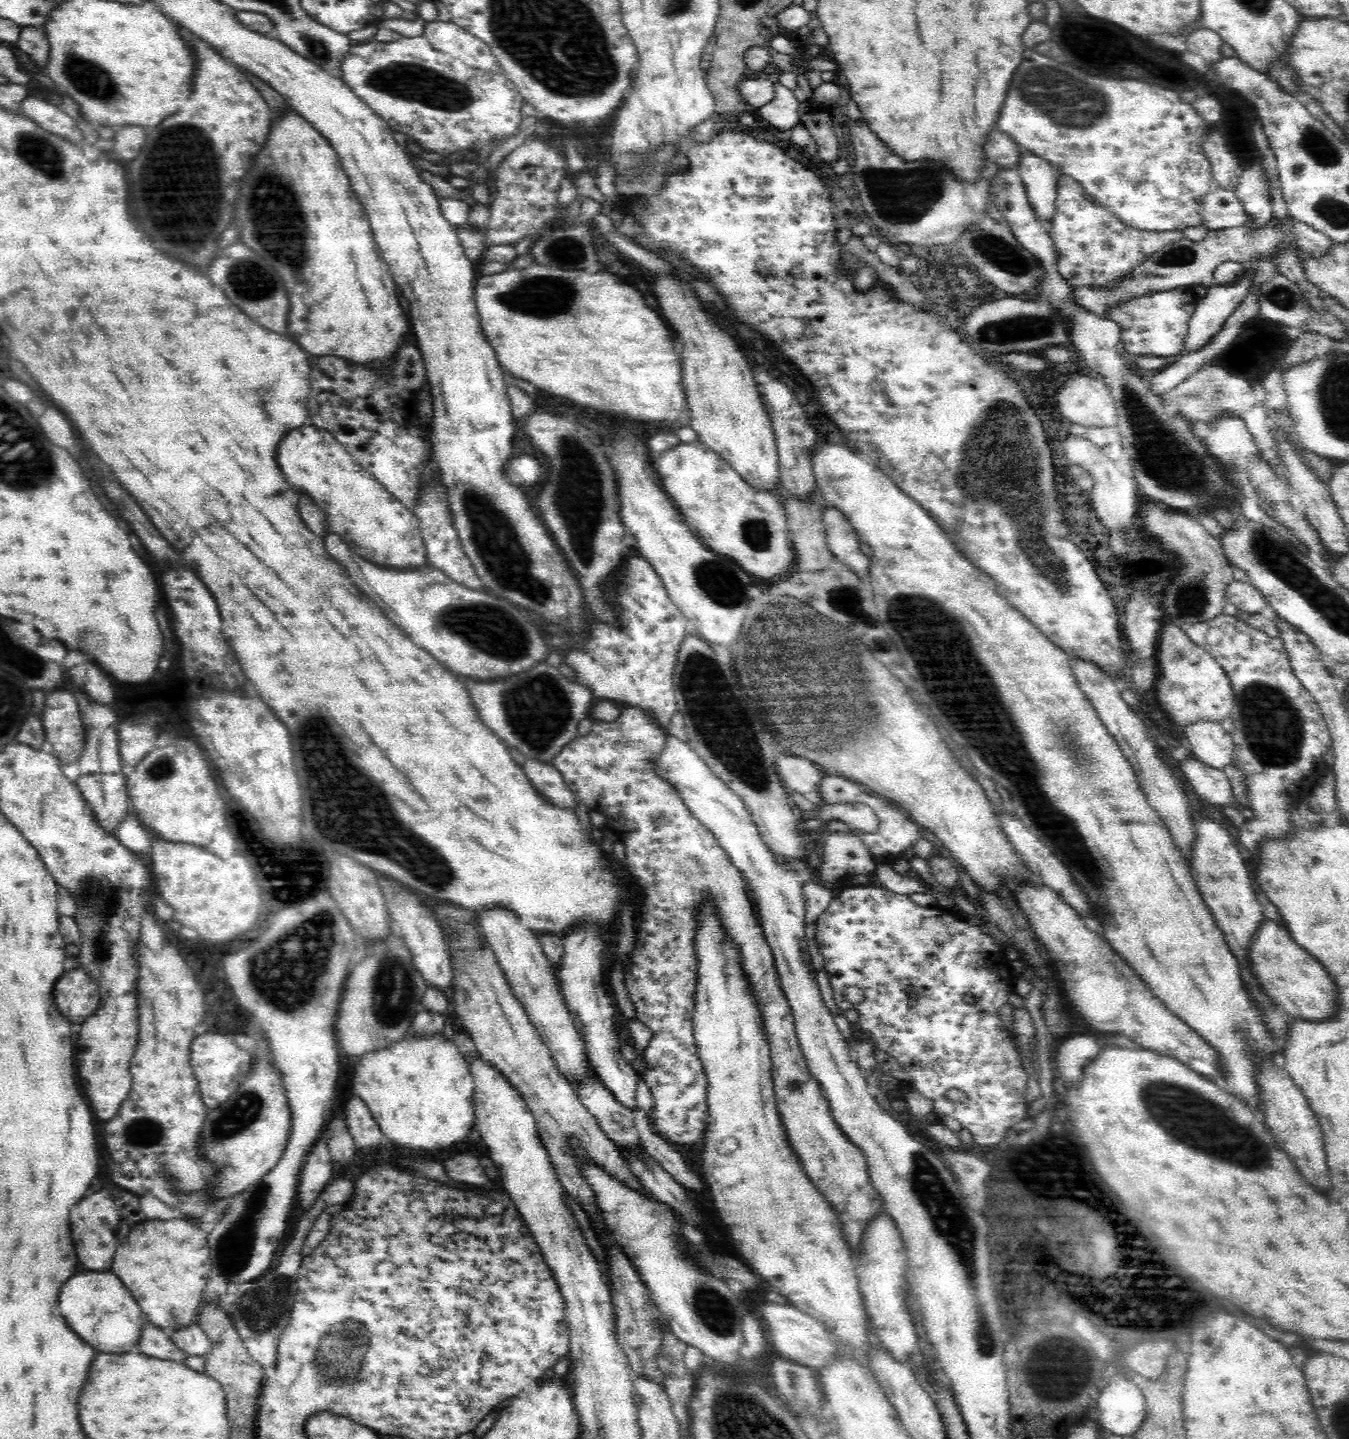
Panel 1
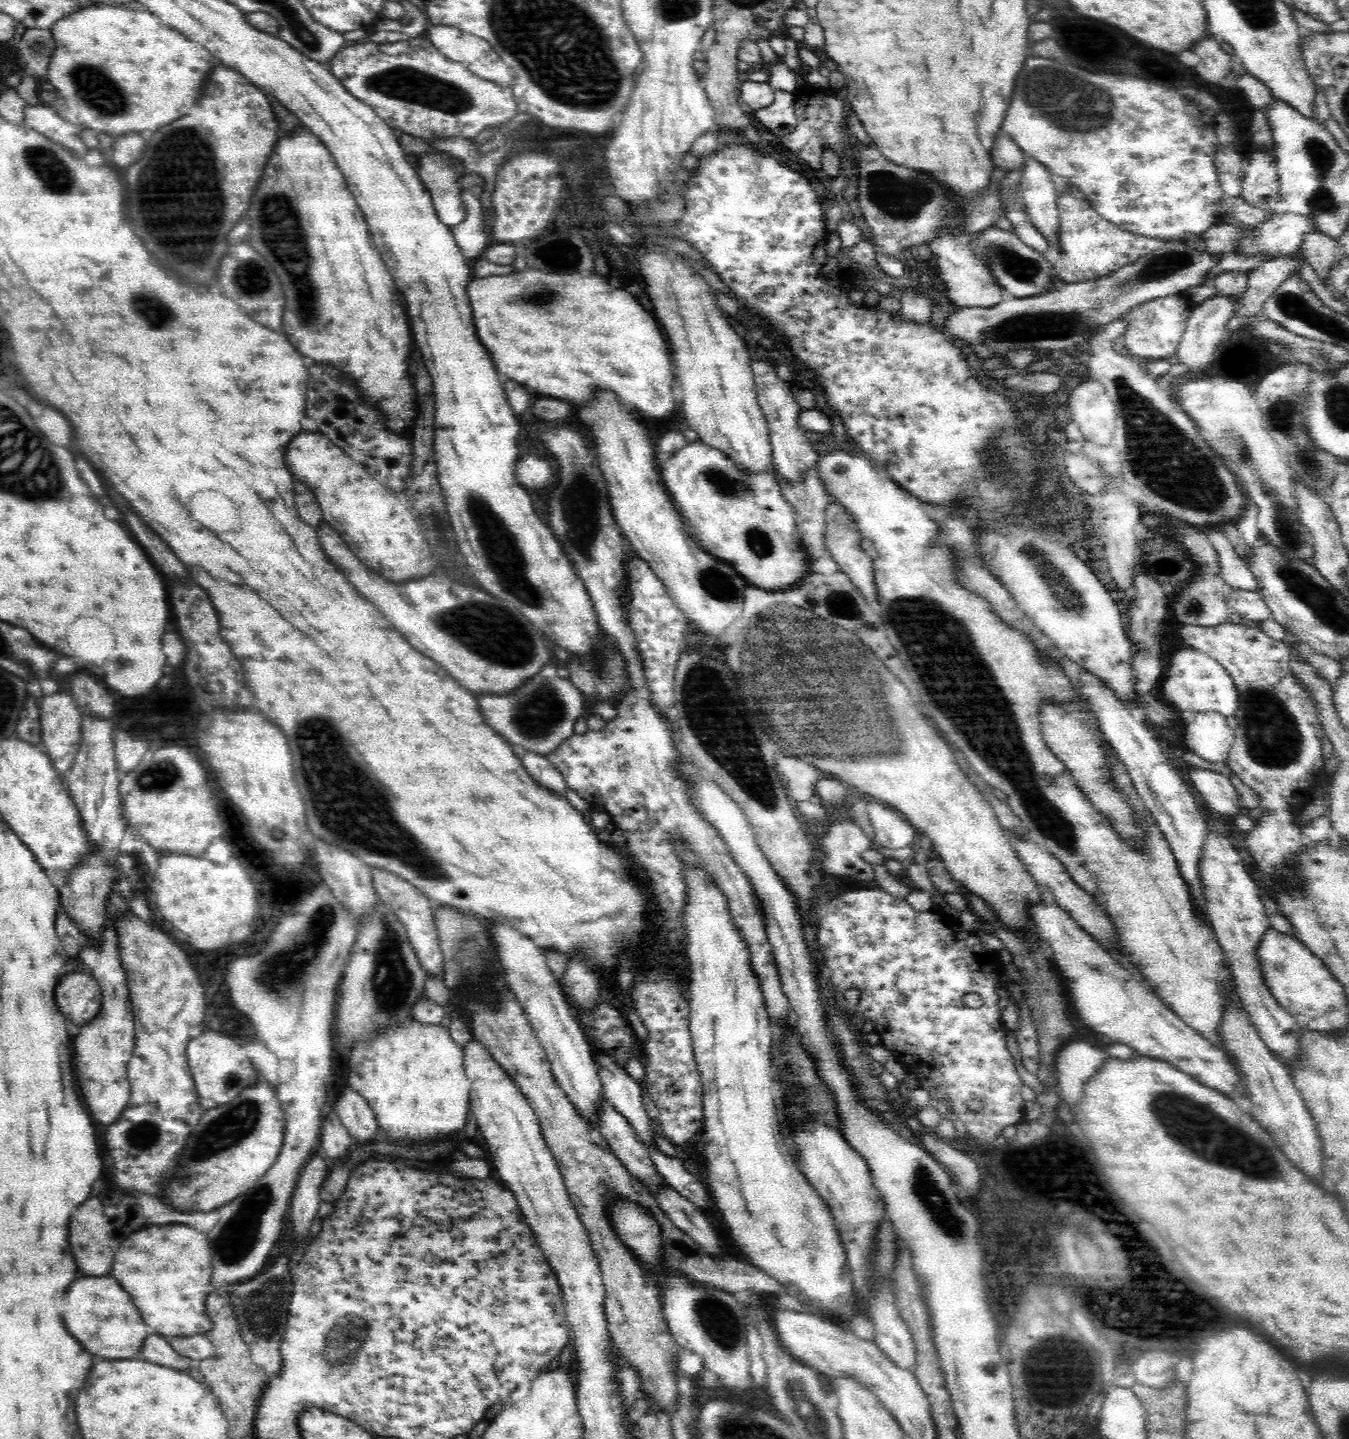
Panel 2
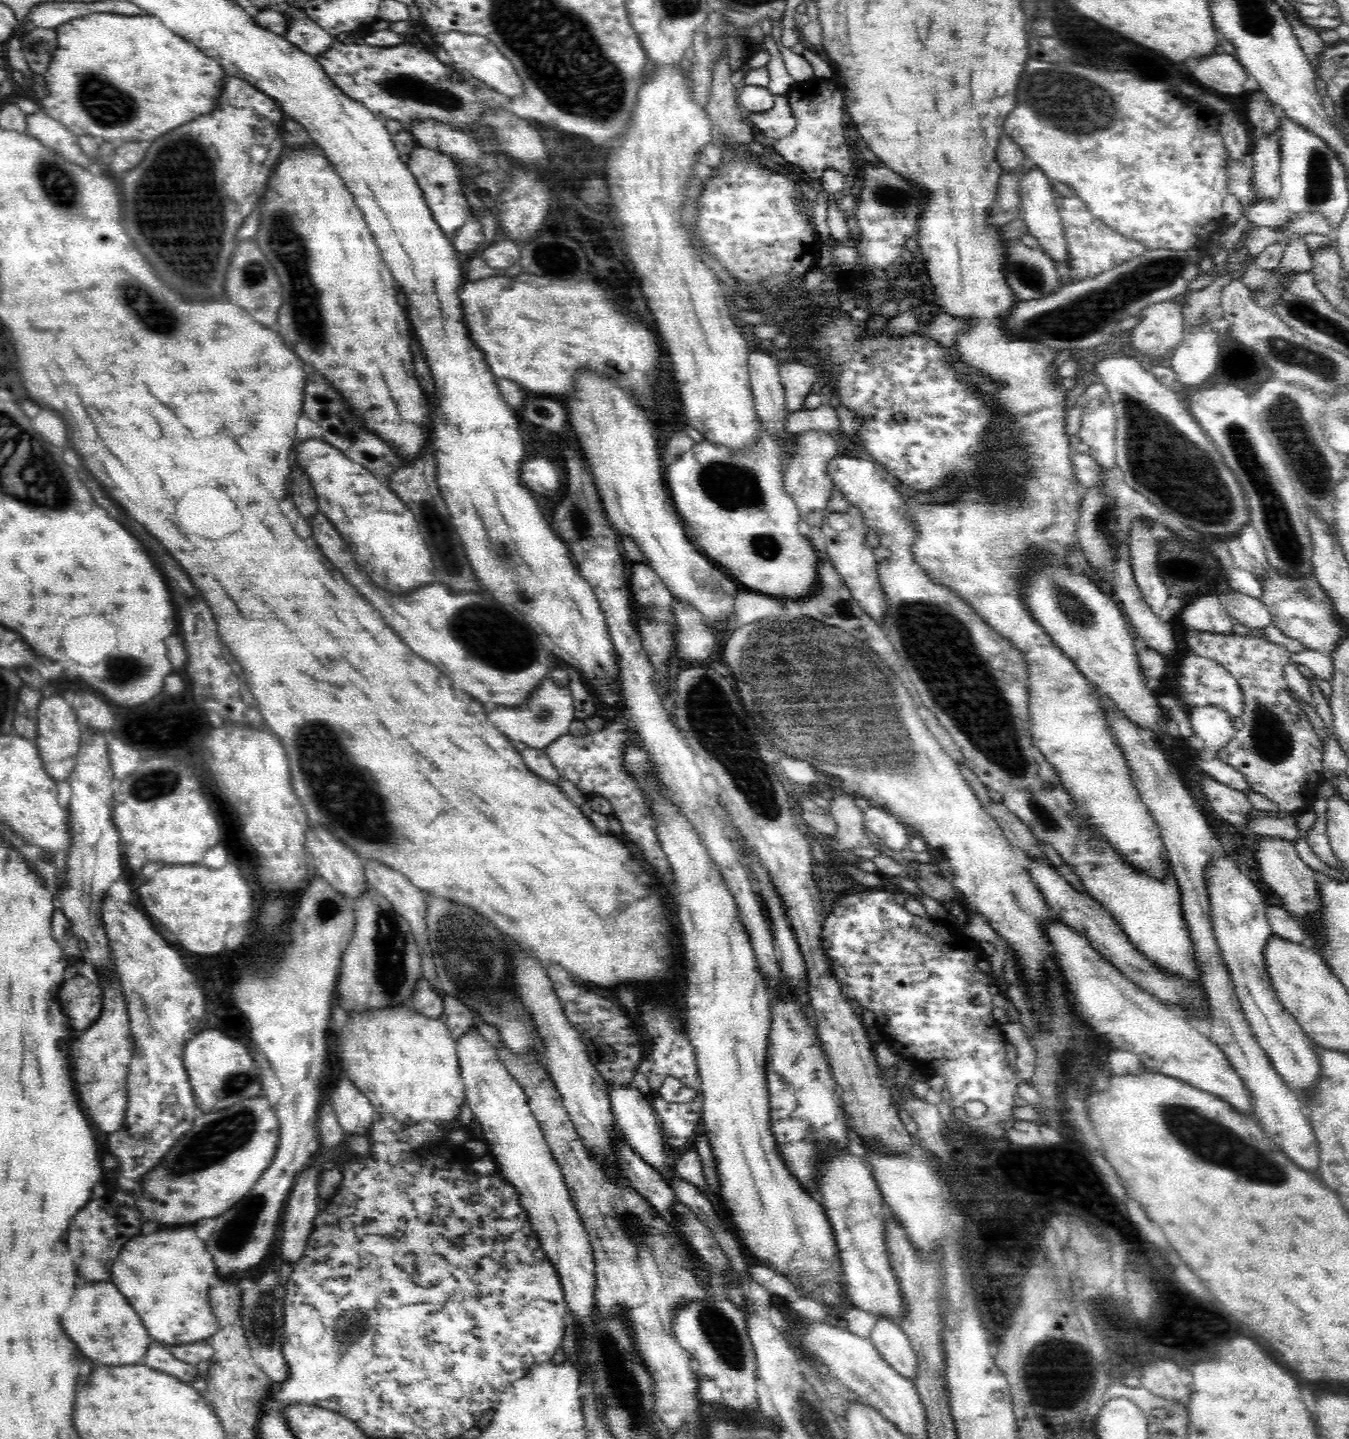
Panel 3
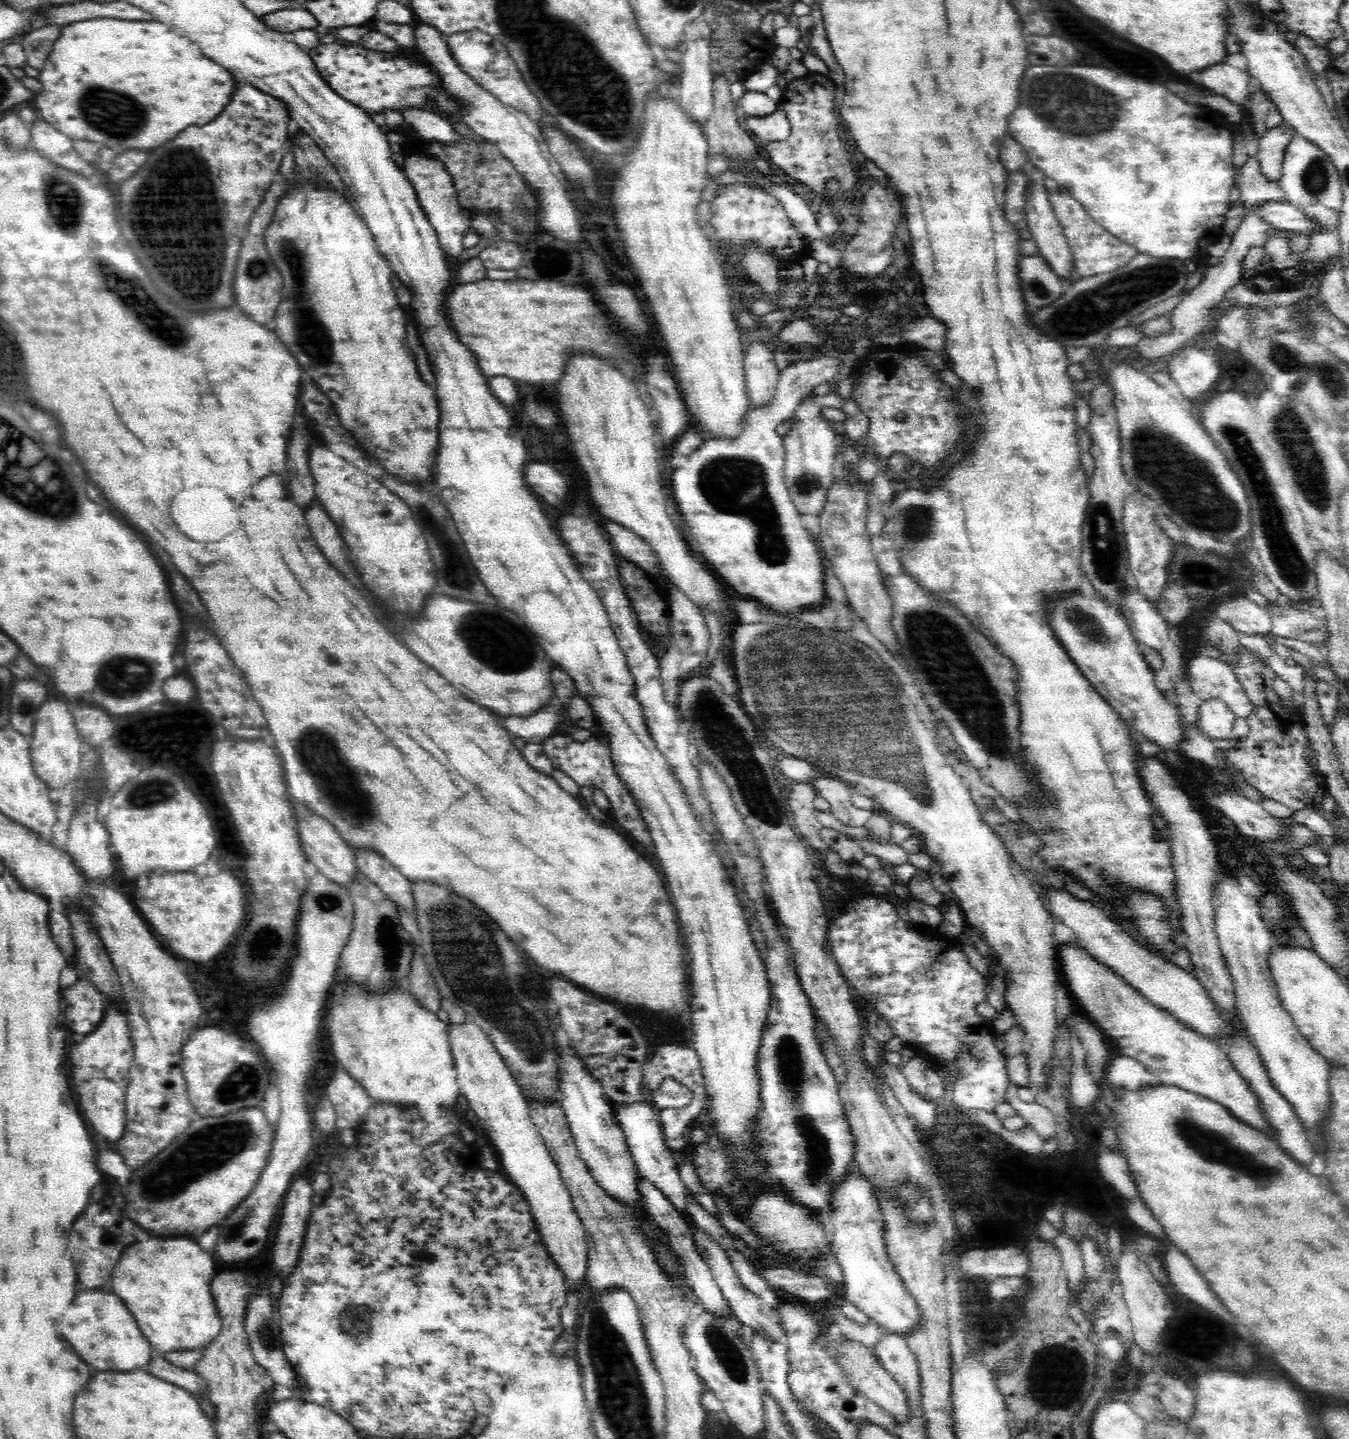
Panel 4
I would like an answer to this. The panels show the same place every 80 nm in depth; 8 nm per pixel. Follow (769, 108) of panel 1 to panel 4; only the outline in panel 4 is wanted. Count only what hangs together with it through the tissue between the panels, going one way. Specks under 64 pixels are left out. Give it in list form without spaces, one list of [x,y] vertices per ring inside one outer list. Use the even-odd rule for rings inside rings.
[[[778,109],[764,118],[743,116],[743,126],[754,133],[760,142],[784,142],[791,133],[792,125],[785,110]]]

